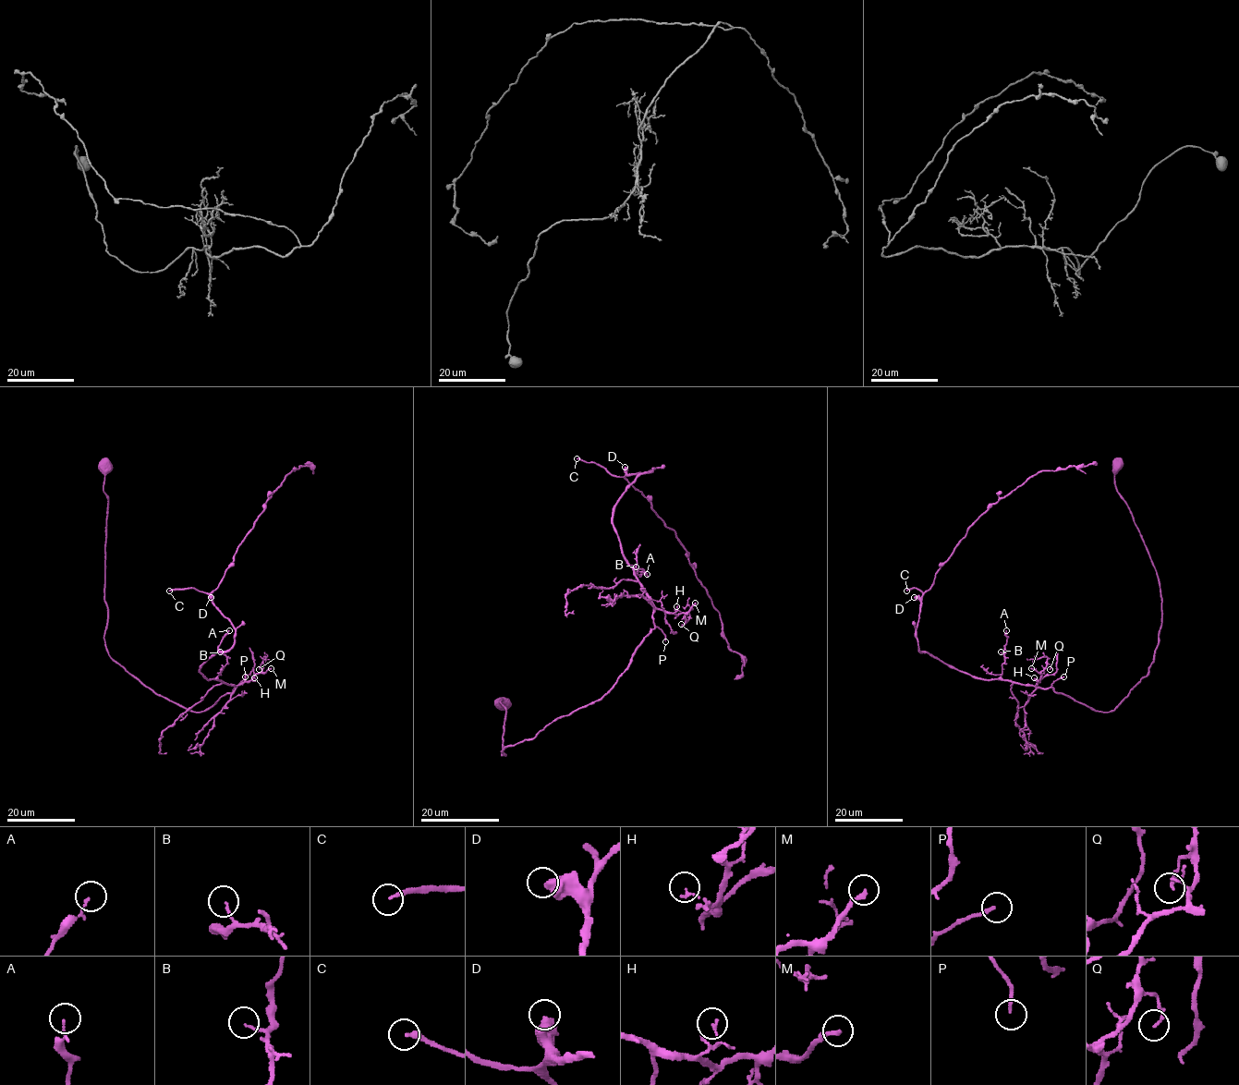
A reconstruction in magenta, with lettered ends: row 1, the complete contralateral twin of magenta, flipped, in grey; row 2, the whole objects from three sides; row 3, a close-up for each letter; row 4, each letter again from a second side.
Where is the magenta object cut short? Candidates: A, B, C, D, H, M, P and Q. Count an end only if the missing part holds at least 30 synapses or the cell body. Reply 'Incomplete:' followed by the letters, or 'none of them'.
Incomplete: C

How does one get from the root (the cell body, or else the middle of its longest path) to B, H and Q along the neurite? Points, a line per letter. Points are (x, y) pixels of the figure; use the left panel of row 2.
B: (106, 462), (104, 640), (108, 654), (157, 693), (200, 713), (236, 688), (218, 679), (227, 662), (220, 652)
H: (106, 462), (107, 625), (104, 640), (108, 654), (157, 693), (196, 713), (208, 709), (237, 685), (254, 677)
Q: (106, 462), (104, 640), (108, 654), (157, 693), (196, 713), (249, 681), (261, 672), (261, 664), (259, 669)

